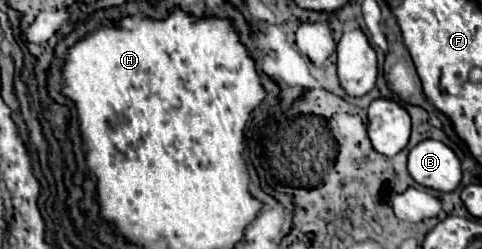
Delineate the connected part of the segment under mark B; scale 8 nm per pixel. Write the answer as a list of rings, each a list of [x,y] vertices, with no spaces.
[[[423,140],[409,150],[411,178],[437,192],[453,192],[461,182],[461,164],[451,148],[437,140]]]

